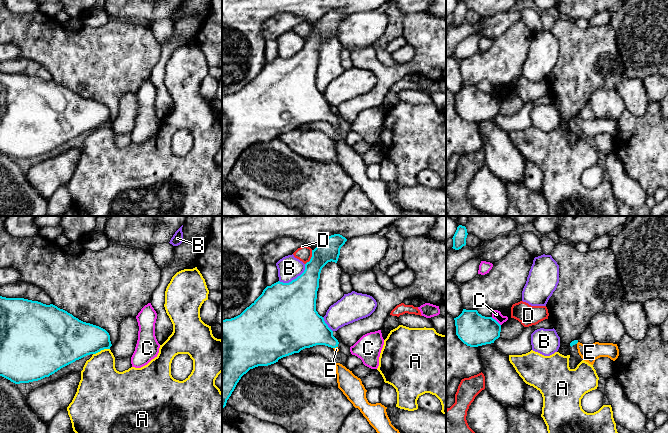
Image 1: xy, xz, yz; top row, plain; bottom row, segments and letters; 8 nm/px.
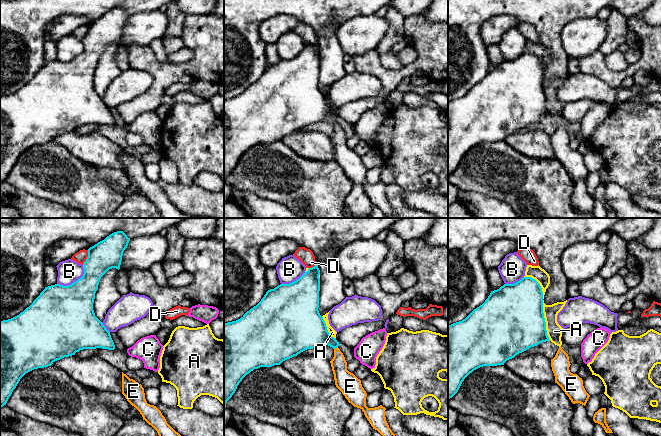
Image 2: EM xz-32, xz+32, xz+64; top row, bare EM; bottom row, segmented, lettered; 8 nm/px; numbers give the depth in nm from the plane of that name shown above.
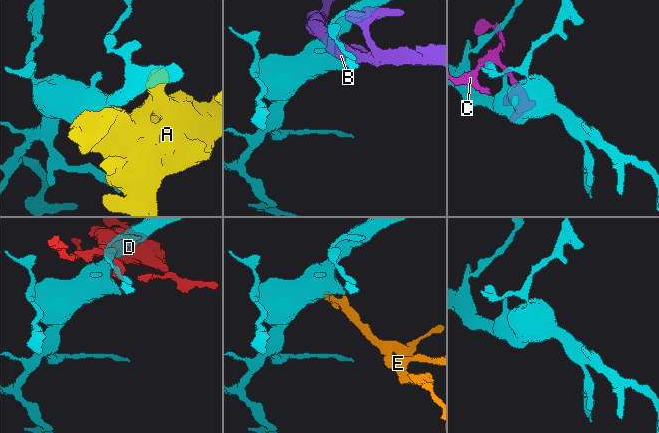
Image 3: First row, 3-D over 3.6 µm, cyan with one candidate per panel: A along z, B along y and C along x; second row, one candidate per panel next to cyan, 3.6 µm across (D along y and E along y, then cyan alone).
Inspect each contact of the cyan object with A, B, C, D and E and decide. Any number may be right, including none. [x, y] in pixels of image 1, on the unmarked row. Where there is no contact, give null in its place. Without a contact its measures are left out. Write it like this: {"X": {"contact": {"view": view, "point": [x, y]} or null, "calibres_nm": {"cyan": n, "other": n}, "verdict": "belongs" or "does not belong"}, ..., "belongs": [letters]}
{"A": {"contact": {"view": "xy", "point": [101, 125]}, "calibres_nm": {"cyan": 340, "other": 320}, "verdict": "does not belong"}, "B": {"contact": {"view": "xz", "point": [294, 55]}, "calibres_nm": {"cyan": 440, "other": 190}, "verdict": "does not belong"}, "C": {"contact": {"view": "yz", "point": [496, 97]}, "calibres_nm": {"cyan": 260, "other": 70}, "verdict": "does not belong"}, "D": {"contact": {"view": "xz", "point": [311, 33]}, "calibres_nm": {"cyan": 200, "other": 120}, "verdict": "does not belong"}, "E": {"contact": {"view": "xz", "point": [335, 123]}, "calibres_nm": {"cyan": 260, "other": 40}, "verdict": "belongs"}, "belongs": ["E"]}

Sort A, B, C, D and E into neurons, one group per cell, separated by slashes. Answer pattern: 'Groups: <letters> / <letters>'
Groups: A / B / C / D / E

